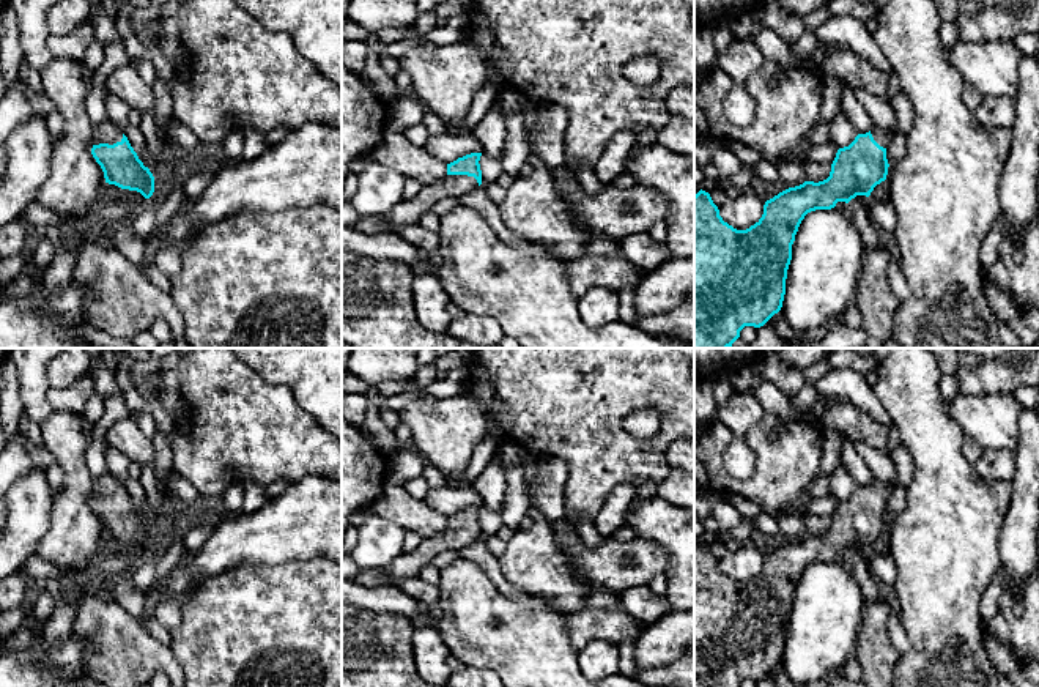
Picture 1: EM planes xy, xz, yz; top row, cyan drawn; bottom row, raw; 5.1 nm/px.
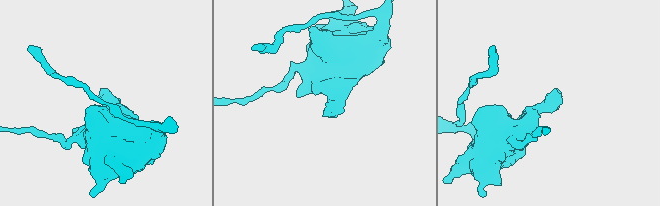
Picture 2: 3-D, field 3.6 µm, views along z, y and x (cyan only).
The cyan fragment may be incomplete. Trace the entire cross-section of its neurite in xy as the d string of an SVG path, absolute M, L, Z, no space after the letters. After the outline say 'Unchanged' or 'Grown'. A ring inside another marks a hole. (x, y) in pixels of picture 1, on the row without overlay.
M113 476L93 479L91 507L101 518L105 536L137 544L145 551L153 548L153 526L143 518L128 490Z. Grown

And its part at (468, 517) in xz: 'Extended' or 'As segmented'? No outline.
Extended

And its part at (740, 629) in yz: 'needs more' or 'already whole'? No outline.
needs more

